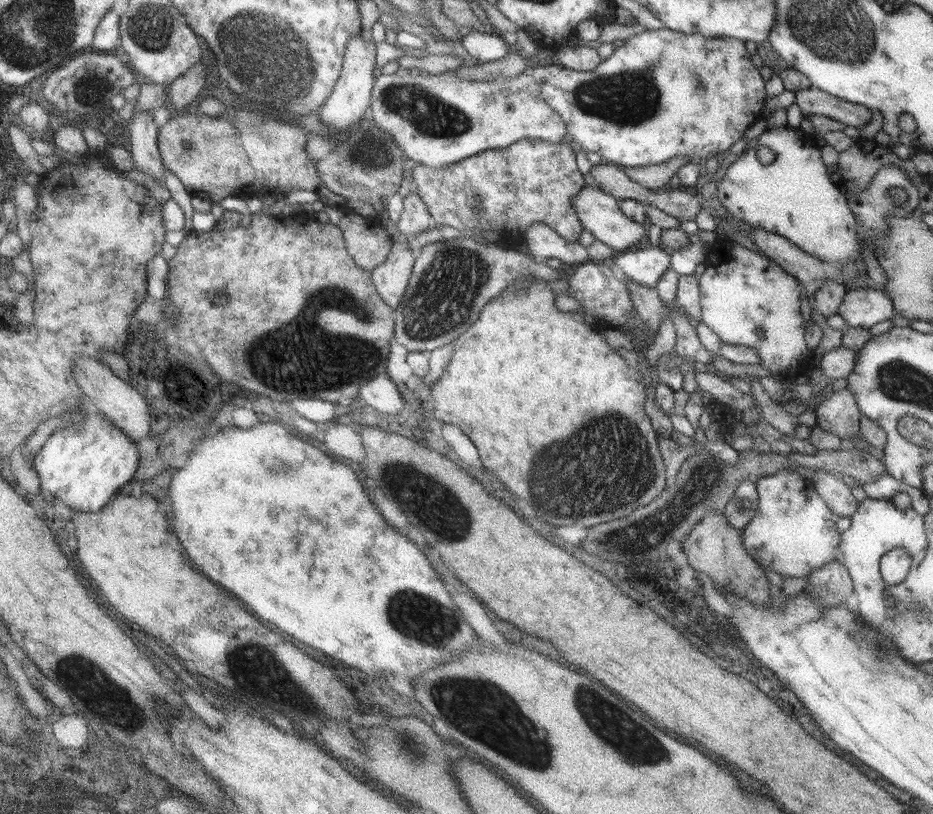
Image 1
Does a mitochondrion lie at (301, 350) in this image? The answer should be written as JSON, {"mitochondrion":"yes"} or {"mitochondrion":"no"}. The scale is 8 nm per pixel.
{"mitochondrion":"yes"}

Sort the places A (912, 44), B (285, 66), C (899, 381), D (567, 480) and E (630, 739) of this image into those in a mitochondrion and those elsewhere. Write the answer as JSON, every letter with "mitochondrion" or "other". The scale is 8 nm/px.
{"A":"other","B":"mitochondrion","C":"mitochondrion","D":"mitochondrion","E":"mitochondrion"}

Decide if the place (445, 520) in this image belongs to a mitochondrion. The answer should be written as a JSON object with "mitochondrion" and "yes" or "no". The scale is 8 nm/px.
{"mitochondrion":"yes"}

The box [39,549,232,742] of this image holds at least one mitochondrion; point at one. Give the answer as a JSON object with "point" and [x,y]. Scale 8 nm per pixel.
{"point":[96,685]}

